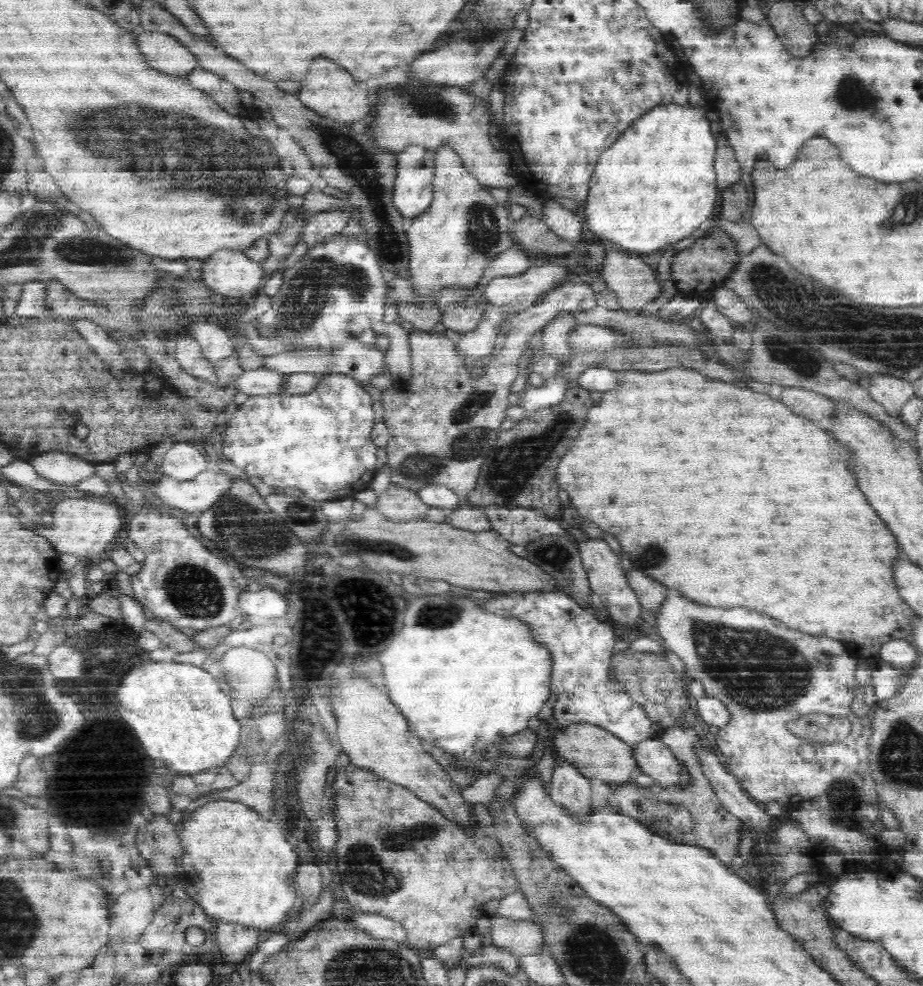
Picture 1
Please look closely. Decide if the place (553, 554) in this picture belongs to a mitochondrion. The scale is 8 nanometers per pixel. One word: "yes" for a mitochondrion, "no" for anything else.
yes

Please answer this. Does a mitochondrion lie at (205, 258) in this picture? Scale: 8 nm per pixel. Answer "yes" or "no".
no

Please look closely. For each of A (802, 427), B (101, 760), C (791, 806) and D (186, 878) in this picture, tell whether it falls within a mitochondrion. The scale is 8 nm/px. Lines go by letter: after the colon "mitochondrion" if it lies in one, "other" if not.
A: other
B: other
C: other
D: other

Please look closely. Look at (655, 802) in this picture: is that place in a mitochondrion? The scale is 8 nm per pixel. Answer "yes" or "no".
yes

